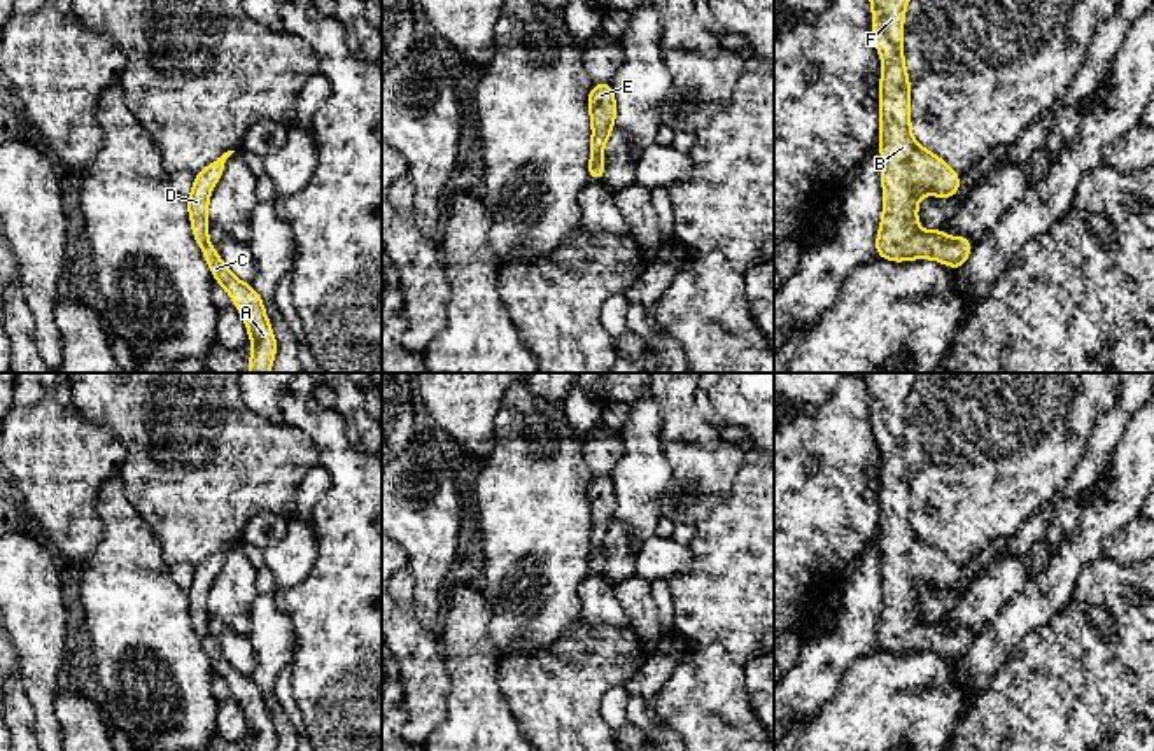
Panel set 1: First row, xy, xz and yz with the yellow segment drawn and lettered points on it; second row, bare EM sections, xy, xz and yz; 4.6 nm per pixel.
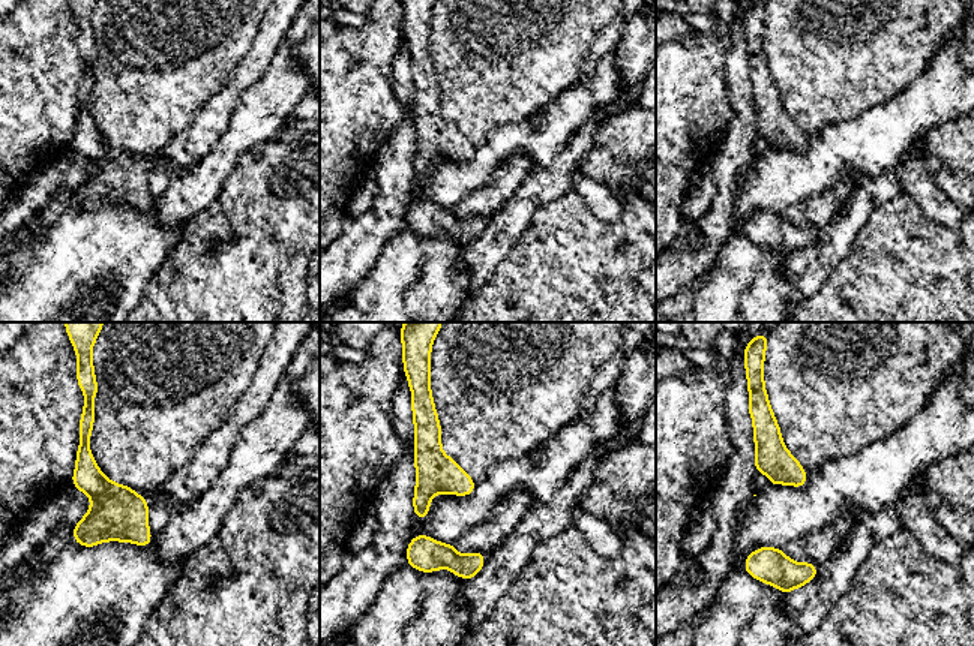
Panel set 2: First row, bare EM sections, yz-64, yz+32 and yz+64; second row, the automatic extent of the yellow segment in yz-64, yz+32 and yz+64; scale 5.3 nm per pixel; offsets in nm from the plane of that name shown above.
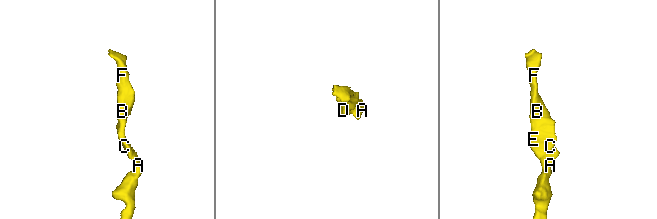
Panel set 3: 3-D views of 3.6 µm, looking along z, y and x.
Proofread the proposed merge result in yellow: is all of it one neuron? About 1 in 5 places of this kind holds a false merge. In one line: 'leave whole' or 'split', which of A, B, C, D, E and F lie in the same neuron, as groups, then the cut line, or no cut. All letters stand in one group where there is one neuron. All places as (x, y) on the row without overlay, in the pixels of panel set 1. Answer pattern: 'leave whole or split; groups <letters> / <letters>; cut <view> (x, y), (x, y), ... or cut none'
leave whole; groups A B C D E F; cut none

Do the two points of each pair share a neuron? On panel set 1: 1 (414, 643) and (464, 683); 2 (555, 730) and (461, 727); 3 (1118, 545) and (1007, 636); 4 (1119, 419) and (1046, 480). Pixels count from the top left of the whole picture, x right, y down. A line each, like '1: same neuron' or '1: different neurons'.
1: different neurons
2: different neurons
3: different neurons
4: different neurons

